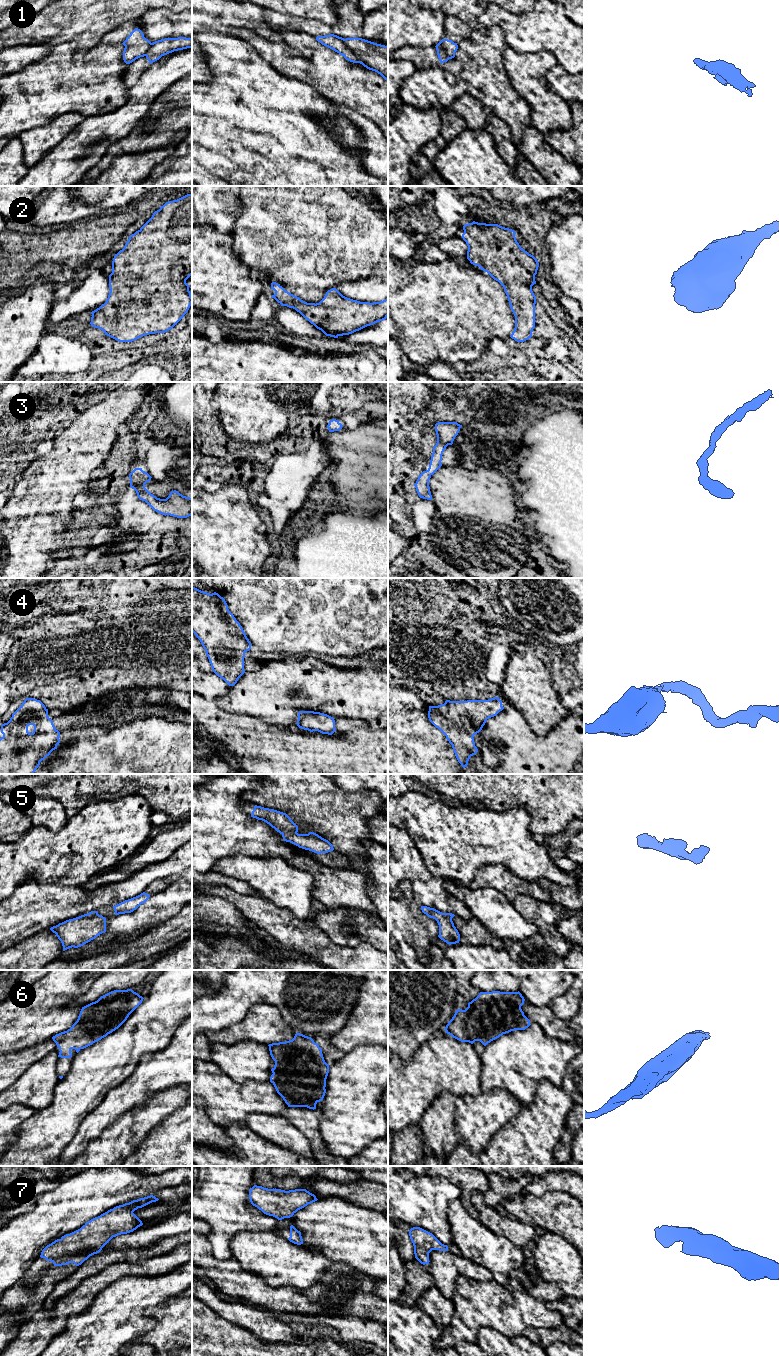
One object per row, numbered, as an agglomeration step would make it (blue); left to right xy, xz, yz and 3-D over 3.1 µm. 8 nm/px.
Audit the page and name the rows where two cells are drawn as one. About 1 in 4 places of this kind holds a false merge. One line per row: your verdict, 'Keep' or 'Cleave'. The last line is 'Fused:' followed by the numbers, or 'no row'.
1: Cleave
2: Keep
3: Keep
4: Keep
5: Keep
6: Keep
7: Keep
Fused: 1

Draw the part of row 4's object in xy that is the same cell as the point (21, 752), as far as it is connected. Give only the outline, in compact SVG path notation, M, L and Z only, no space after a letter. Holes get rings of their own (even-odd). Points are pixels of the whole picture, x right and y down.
M26 698L12 714L7 723L1 725L0 774L34 774L40 762L57 749L60 732L55 729L48 709L37 699Z

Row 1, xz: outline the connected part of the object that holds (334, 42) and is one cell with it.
M330 34L318 36L316 37L316 40L322 45L342 55L346 60L353 63L359 63L359 59L355 53L345 45L344 38Z

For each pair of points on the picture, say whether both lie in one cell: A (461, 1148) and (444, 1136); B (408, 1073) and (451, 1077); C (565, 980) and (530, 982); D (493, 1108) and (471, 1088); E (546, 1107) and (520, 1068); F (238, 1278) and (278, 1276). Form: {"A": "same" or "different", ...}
{"A": "different", "B": "same", "C": "same", "D": "different", "E": "different", "F": "different"}

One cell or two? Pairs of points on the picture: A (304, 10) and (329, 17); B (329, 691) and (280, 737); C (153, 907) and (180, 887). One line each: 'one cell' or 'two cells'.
A: one cell
B: two cells
C: one cell

